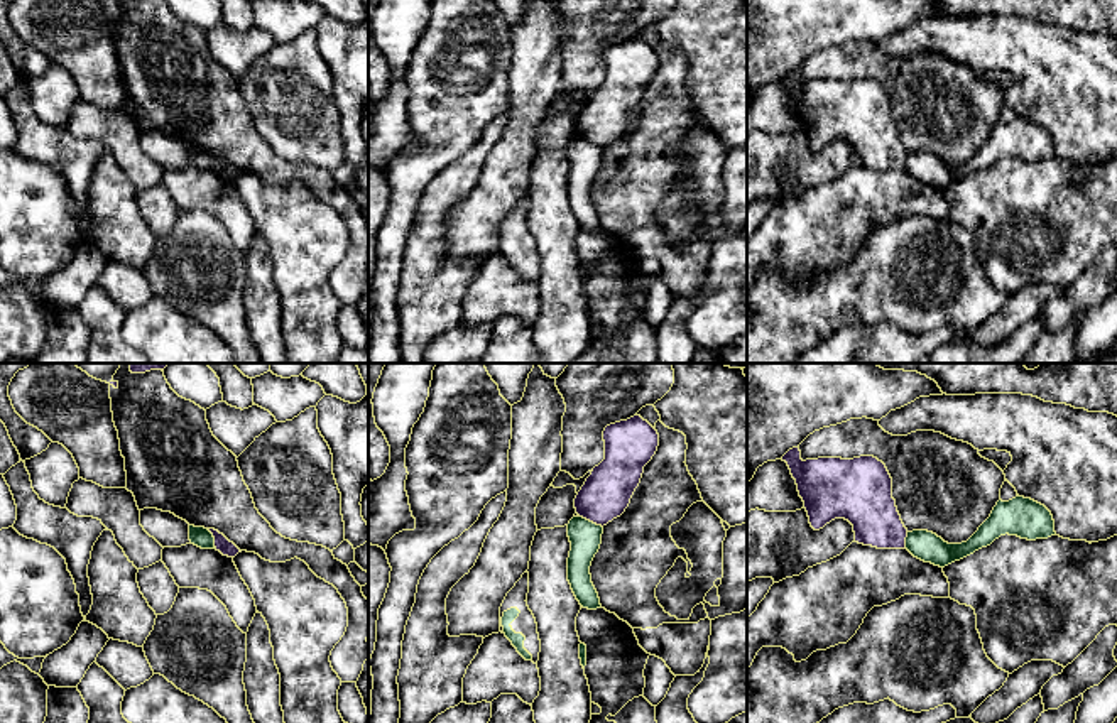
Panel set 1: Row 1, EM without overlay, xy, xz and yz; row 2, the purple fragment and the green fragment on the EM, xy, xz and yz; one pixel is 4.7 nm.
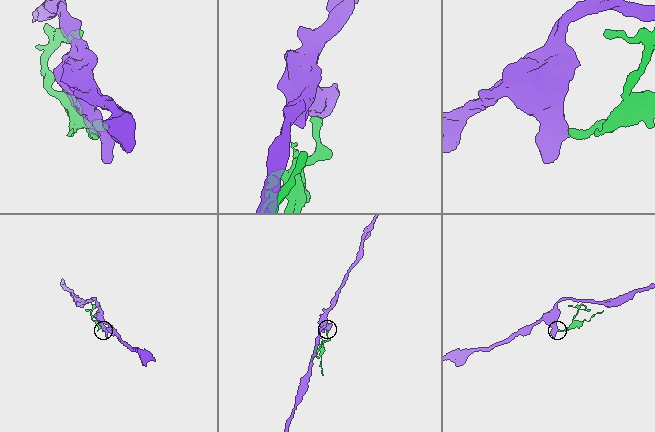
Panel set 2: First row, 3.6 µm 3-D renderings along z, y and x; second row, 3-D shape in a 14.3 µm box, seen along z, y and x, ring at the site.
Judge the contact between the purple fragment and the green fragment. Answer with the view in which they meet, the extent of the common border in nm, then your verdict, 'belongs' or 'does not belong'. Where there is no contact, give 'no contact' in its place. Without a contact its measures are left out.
contact in xz; length 130 nm; does not belong

